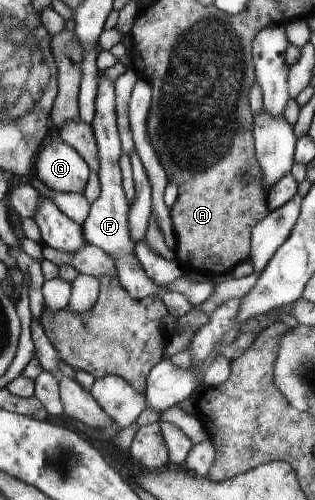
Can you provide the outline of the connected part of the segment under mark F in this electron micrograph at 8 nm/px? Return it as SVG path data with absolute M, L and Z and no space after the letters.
M99 71L99 92L97 92L95 118L90 126L95 132L97 147L100 155L101 168L98 172L100 176L100 184L103 188L100 198L90 206L90 214L85 223L82 225L85 235L91 245L101 248L105 254L111 256L113 264L117 270L120 284L127 292L131 292L133 298L146 298L149 296L160 296L165 292L181 292L187 296L187 300L191 302L193 307L202 304L208 300L216 290L215 282L208 280L206 282L193 282L187 271L175 278L175 282L171 282L169 286L163 286L155 279L148 275L145 271L144 264L140 262L136 254L136 240L132 236L132 228L130 227L130 210L131 201L124 192L123 172L120 168L121 154L123 153L123 144L120 140L119 124L116 123L116 86L111 82L103 71Z

